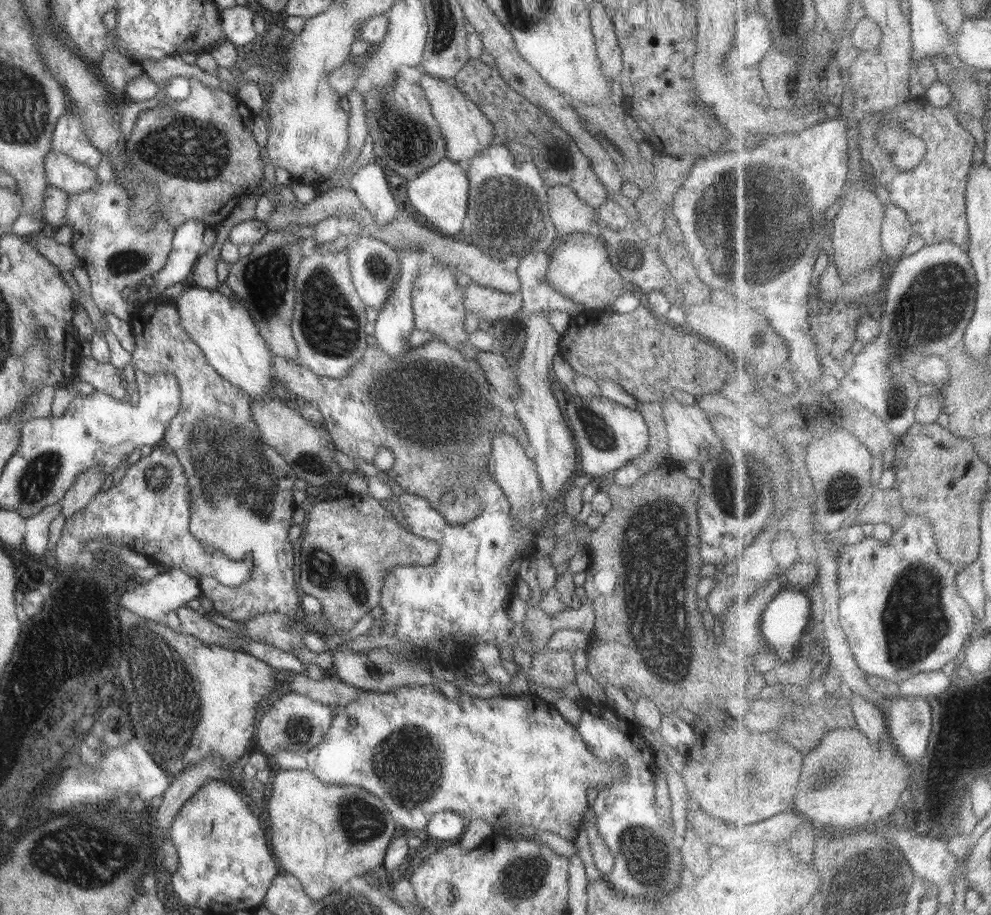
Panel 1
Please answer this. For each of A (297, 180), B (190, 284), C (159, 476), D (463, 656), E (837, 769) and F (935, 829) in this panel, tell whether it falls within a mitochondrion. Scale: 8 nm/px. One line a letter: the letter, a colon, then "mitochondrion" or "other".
A: other
B: other
C: mitochondrion
D: other
E: mitochondrion
F: other

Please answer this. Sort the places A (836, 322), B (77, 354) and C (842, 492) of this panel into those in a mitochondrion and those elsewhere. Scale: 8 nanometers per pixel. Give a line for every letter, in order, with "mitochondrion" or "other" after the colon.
A: other
B: other
C: mitochondrion

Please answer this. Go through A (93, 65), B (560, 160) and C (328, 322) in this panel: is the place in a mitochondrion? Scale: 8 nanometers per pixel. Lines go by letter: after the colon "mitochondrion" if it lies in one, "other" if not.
A: other
B: other
C: mitochondrion

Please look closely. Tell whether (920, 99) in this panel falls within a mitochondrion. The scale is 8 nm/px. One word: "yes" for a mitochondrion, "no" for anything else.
no

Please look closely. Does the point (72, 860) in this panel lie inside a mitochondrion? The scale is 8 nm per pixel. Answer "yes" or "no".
yes

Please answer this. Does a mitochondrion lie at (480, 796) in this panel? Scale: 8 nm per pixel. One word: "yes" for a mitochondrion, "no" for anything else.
no

